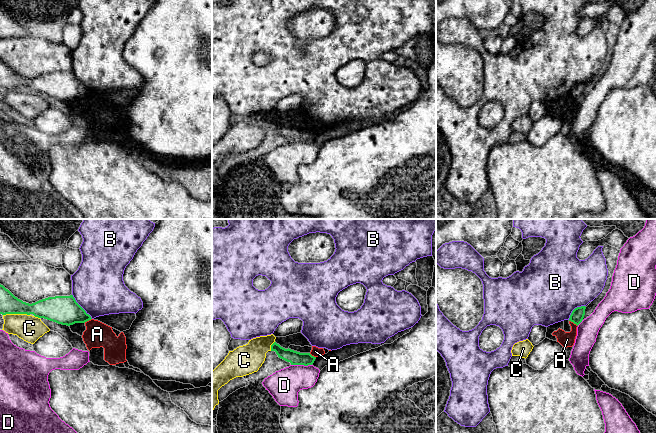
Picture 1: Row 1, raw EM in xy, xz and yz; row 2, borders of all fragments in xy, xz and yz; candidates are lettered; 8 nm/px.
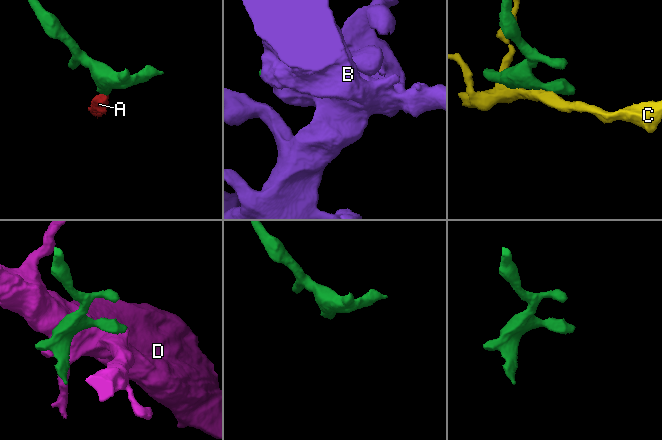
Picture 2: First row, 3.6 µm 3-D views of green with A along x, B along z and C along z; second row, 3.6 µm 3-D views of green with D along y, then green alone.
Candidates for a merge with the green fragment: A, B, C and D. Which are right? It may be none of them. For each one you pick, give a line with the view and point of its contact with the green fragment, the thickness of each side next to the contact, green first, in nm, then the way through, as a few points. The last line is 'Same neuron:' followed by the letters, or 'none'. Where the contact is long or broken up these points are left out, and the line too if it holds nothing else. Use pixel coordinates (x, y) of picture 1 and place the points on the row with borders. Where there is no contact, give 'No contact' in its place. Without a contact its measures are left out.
Same neuron: none

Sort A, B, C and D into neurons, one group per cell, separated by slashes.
A / B / C / D

